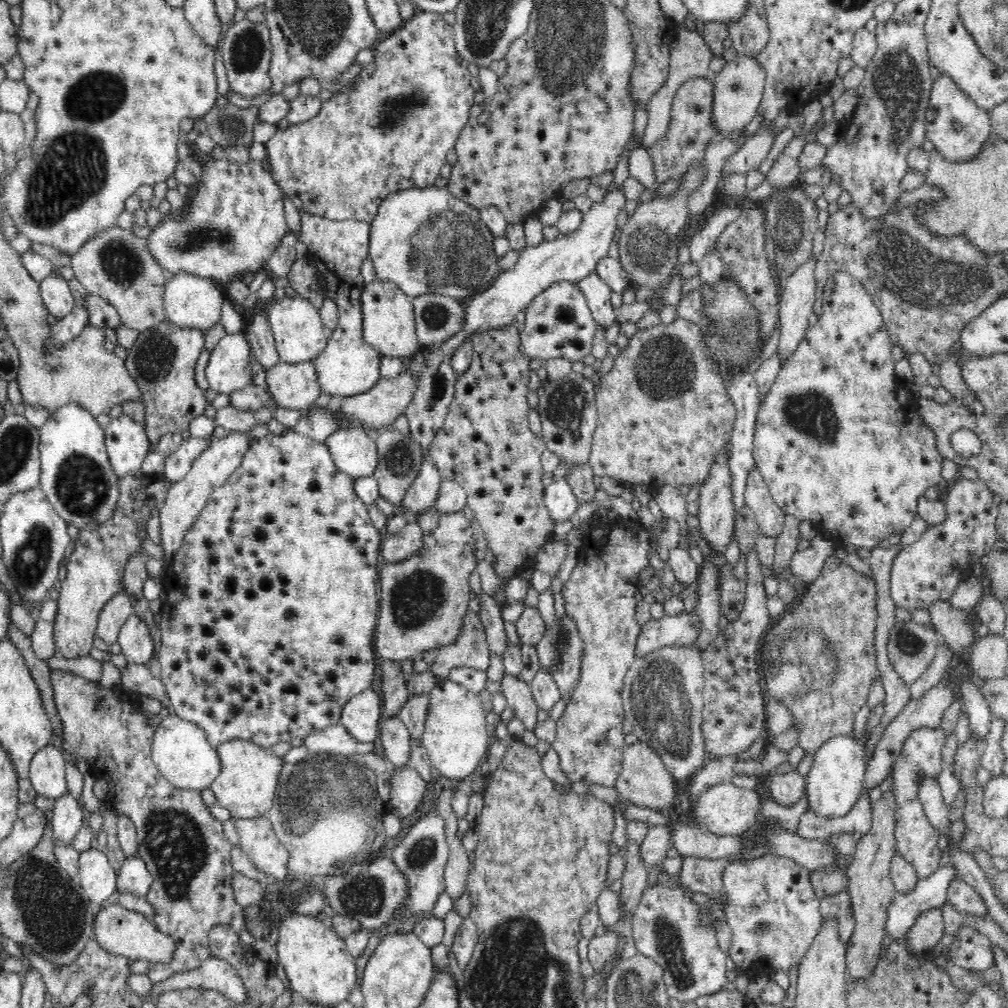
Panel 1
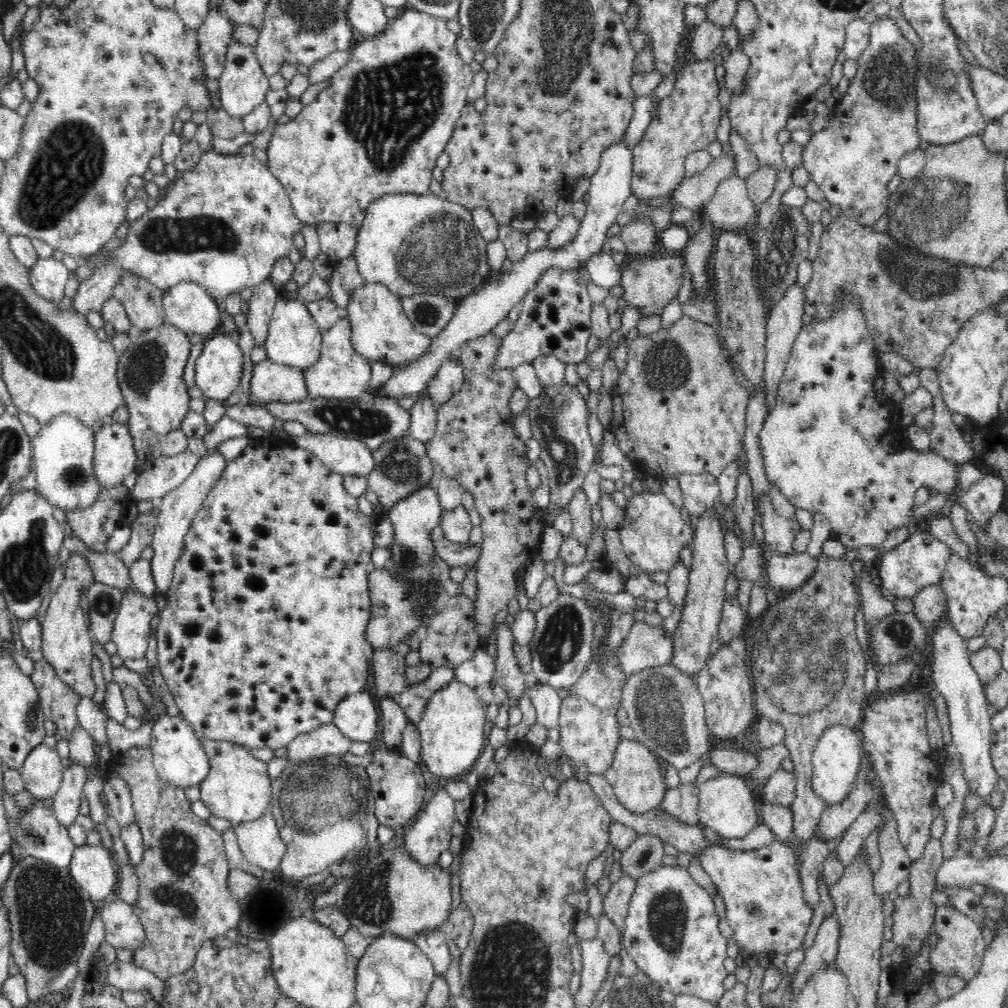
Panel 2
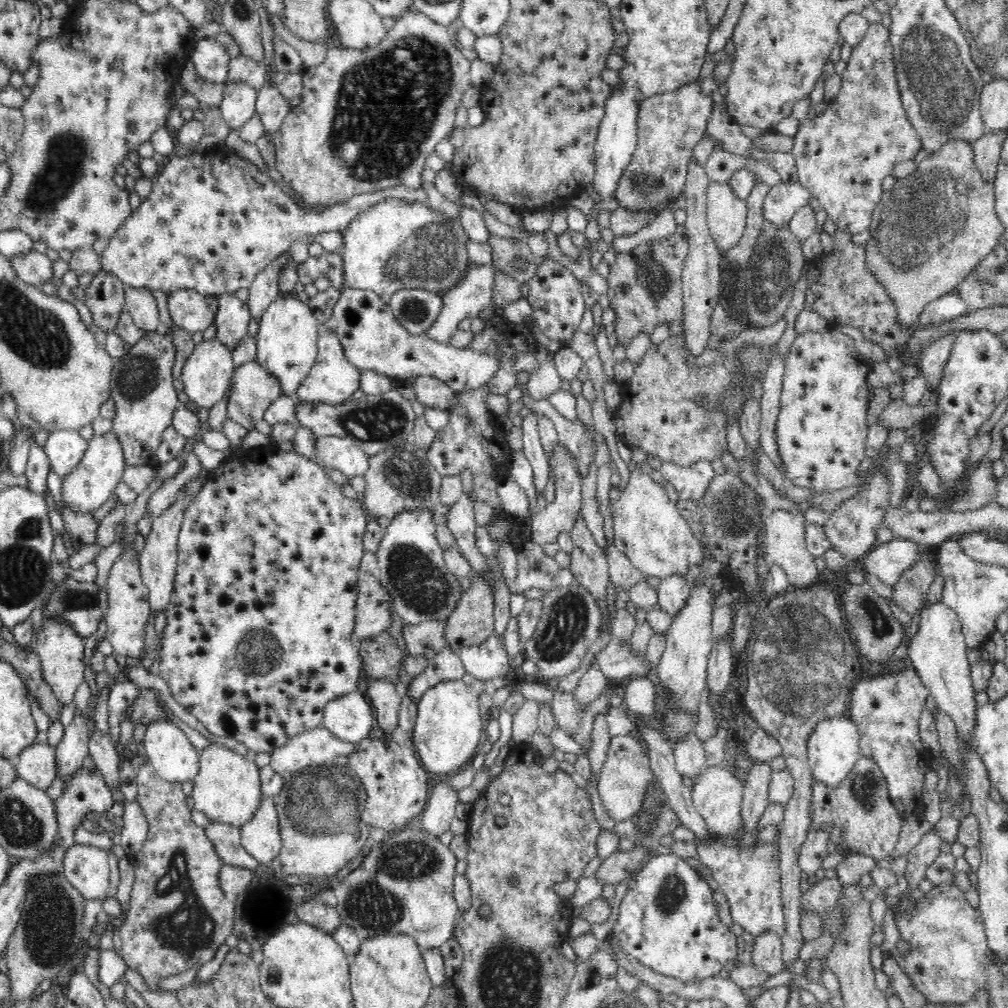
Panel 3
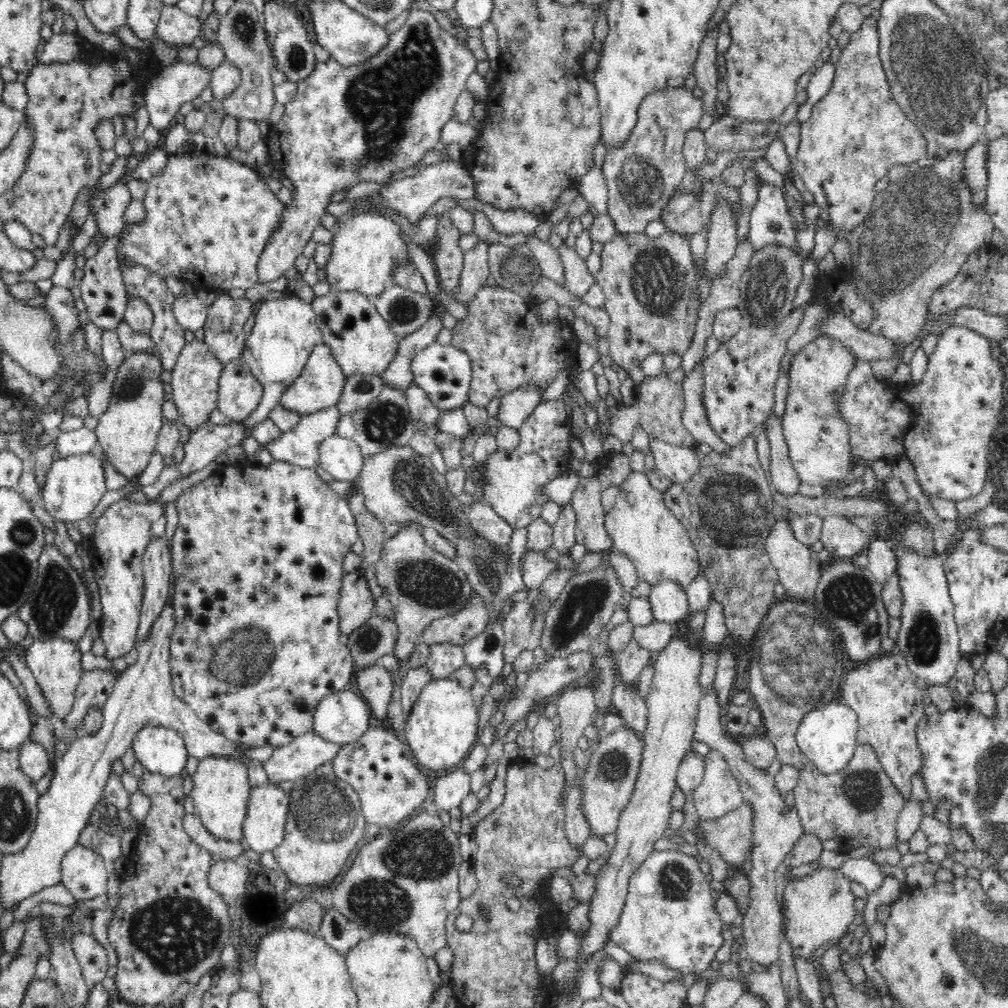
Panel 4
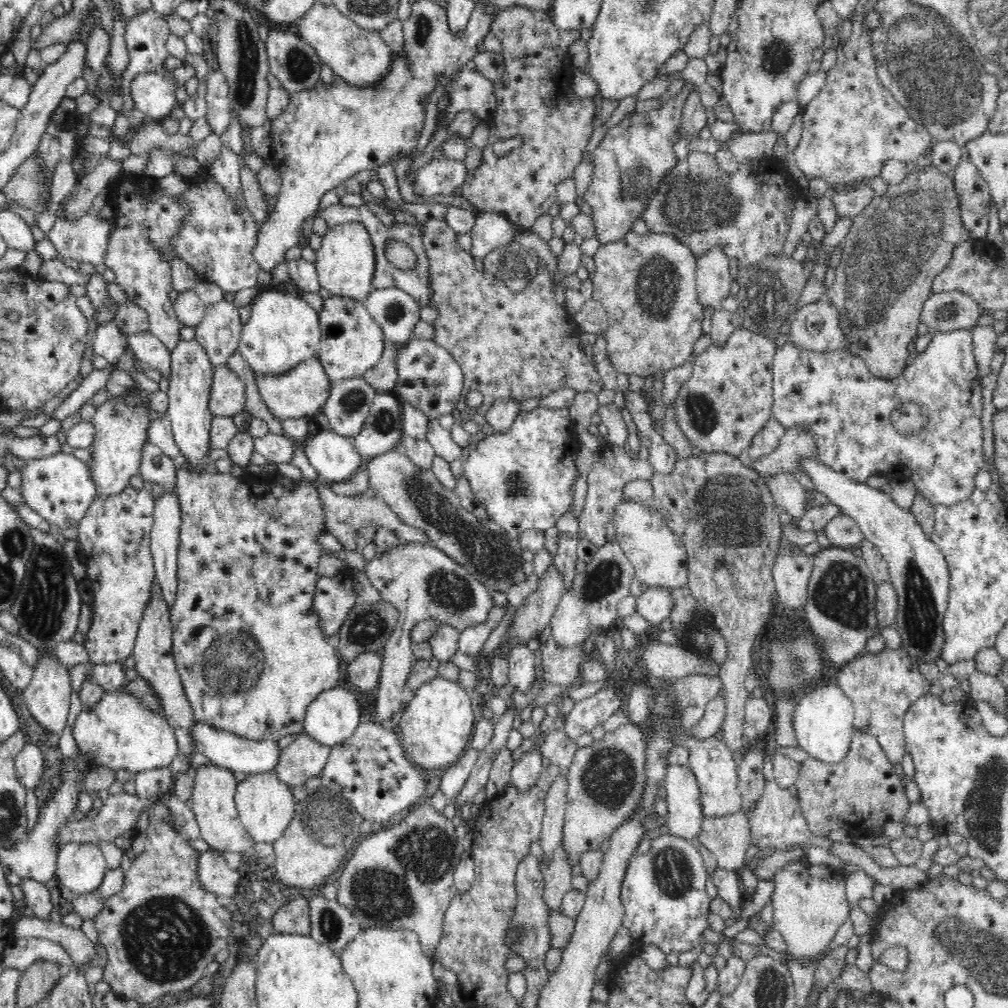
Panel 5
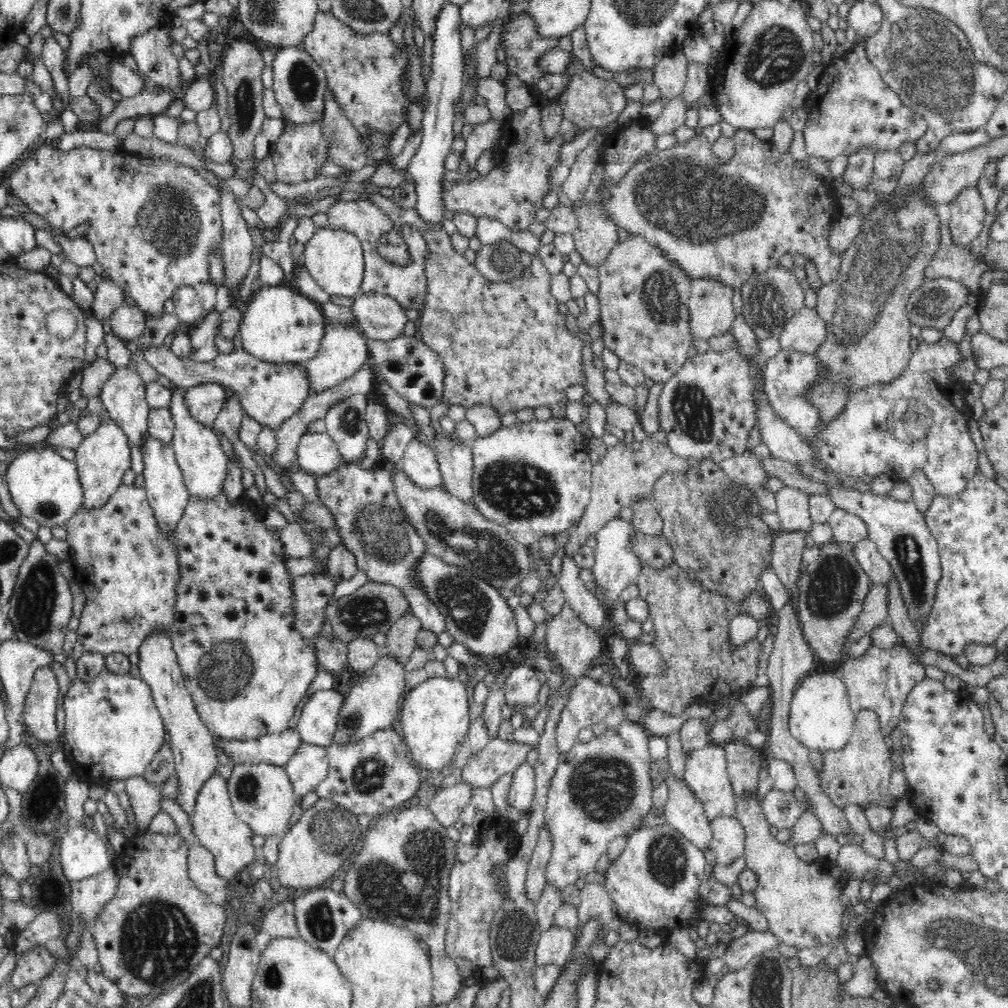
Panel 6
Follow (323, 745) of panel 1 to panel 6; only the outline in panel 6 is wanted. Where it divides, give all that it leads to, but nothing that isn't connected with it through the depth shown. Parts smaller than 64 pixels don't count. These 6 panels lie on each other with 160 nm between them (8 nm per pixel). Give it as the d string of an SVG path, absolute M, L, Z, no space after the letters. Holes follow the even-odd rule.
M302 741L292 758L283 766L298 798L314 791L329 769L327 747Z

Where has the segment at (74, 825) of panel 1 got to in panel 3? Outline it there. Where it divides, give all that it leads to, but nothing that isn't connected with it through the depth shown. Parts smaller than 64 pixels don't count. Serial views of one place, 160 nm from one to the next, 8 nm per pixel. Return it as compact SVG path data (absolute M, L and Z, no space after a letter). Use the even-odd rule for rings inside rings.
M76 710L73 721L65 728L62 740L55 747L58 770L63 782L68 780L68 774L76 774L84 764L84 758L89 754L88 729L86 728L86 715Z

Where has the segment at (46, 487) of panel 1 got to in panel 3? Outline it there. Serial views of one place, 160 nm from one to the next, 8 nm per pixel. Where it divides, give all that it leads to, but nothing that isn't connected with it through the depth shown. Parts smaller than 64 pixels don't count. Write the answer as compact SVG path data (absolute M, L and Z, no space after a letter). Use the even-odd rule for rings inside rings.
M58 429L52 431L43 447L50 471L61 479L73 472L73 468L81 462L87 449L87 440L75 429Z

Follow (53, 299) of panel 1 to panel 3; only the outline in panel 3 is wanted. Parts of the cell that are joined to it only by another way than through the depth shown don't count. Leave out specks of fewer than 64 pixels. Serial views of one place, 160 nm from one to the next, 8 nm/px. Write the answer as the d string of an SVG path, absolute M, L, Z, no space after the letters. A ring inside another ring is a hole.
M32 250L28 254L16 254L9 259L16 275L25 283L32 285L43 285L50 282L54 277L52 271L52 260L39 251Z

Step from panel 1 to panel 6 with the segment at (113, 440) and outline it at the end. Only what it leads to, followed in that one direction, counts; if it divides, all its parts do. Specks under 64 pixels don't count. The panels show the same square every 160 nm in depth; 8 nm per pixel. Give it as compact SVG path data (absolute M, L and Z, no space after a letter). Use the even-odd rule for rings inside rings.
M42 448L40 451L26 450L18 457L6 468L6 476L11 497L14 498L14 504L20 508L20 514L34 518L39 526L65 527L84 500L75 462L65 460L58 452L48 448Z

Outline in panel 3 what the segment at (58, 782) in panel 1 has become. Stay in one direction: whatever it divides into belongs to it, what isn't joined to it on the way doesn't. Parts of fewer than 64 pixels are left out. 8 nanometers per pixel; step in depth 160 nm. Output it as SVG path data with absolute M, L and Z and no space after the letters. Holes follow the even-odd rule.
M34 743L21 750L17 757L17 774L32 786L48 790L58 770L55 747Z

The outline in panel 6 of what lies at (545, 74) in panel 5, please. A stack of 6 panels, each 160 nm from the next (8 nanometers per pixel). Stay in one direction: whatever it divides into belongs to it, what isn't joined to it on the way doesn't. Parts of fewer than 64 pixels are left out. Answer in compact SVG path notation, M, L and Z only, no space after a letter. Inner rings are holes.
M517 9L503 22L500 45L506 52L505 64L507 72L515 74L526 86L536 89L536 84L545 77L544 71L538 67L538 58L548 50L556 50L558 37L544 38L536 33L536 21ZM528 107L523 111L511 111L508 120L503 124L501 138L492 148L495 165L488 174L480 175L475 181L457 183L443 194L445 208L452 212L467 212L478 219L487 216L500 221L512 230L526 231L528 226L536 220L536 211L542 208L544 196L550 192L550 168L560 160L560 148L567 142L559 134L546 143L540 119L541 109Z

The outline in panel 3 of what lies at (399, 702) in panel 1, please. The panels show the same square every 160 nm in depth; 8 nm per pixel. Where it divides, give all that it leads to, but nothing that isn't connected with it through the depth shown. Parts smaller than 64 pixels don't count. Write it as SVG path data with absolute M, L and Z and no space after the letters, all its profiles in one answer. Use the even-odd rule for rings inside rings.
M384 630L376 638L362 641L358 650L369 678L384 678L397 683L398 674L402 672L400 661L404 660L403 648L396 644L390 633Z

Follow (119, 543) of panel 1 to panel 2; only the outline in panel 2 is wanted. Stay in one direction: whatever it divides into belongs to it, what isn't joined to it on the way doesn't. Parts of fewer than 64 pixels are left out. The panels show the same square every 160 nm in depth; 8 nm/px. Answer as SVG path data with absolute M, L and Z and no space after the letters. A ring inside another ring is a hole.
M122 483L111 489L101 489L92 506L66 510L67 524L90 550L107 552L106 542L112 532L126 522L127 507L136 502L129 498L129 490ZM70 553L65 564L65 575L62 583L50 597L48 611L41 622L40 630L40 650L44 660L52 665L56 671L56 676L68 688L74 689L78 695L94 696L96 694L96 684L92 679L92 638L84 616L84 610L80 608L80 601L84 602L82 594L95 583L94 573L86 561L86 557L80 553Z

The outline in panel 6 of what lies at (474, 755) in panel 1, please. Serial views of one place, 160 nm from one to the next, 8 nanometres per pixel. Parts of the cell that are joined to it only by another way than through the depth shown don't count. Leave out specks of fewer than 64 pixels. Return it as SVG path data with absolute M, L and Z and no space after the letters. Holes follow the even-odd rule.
M433 677L411 688L405 695L400 713L404 743L411 752L414 765L425 770L443 769L469 730L468 690L458 677Z

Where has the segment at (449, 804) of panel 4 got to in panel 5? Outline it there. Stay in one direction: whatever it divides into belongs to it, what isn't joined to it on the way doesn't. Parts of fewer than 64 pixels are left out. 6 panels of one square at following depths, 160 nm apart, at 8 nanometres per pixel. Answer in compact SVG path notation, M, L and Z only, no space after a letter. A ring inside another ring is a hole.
M470 748L466 752L464 751L455 763L447 767L446 772L441 777L439 789L444 793L444 796L446 796L450 803L453 802L452 798L456 798L458 792L464 788L464 784L470 778L472 769L481 752L482 750Z

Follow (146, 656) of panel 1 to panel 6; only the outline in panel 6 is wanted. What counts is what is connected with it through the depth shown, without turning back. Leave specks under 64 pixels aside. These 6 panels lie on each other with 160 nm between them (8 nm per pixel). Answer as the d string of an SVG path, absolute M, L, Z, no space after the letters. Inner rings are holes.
M120 484L104 506L78 509L64 528L70 558L74 558L80 570L90 570L84 578L86 586L83 590L88 600L76 631L83 649L99 652L104 657L116 652L129 655L137 652L152 633L164 631L169 634L175 620L175 588L179 582L178 542L175 542L175 530L166 532L159 529L159 521L148 502L145 487Z

